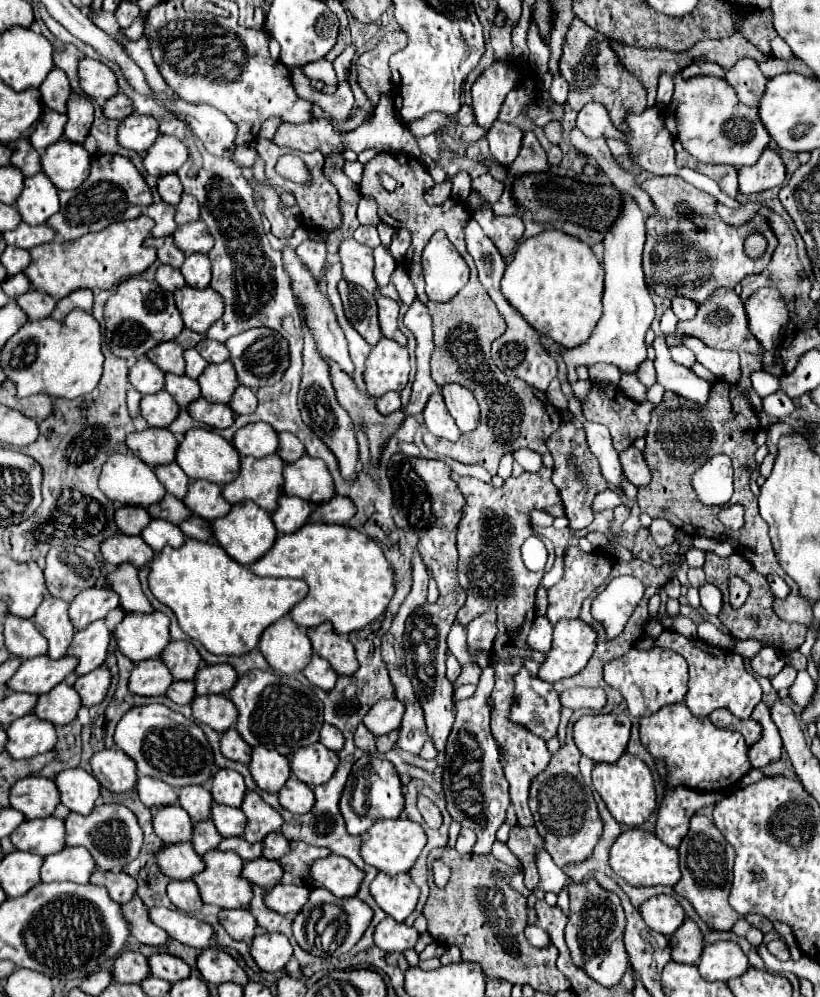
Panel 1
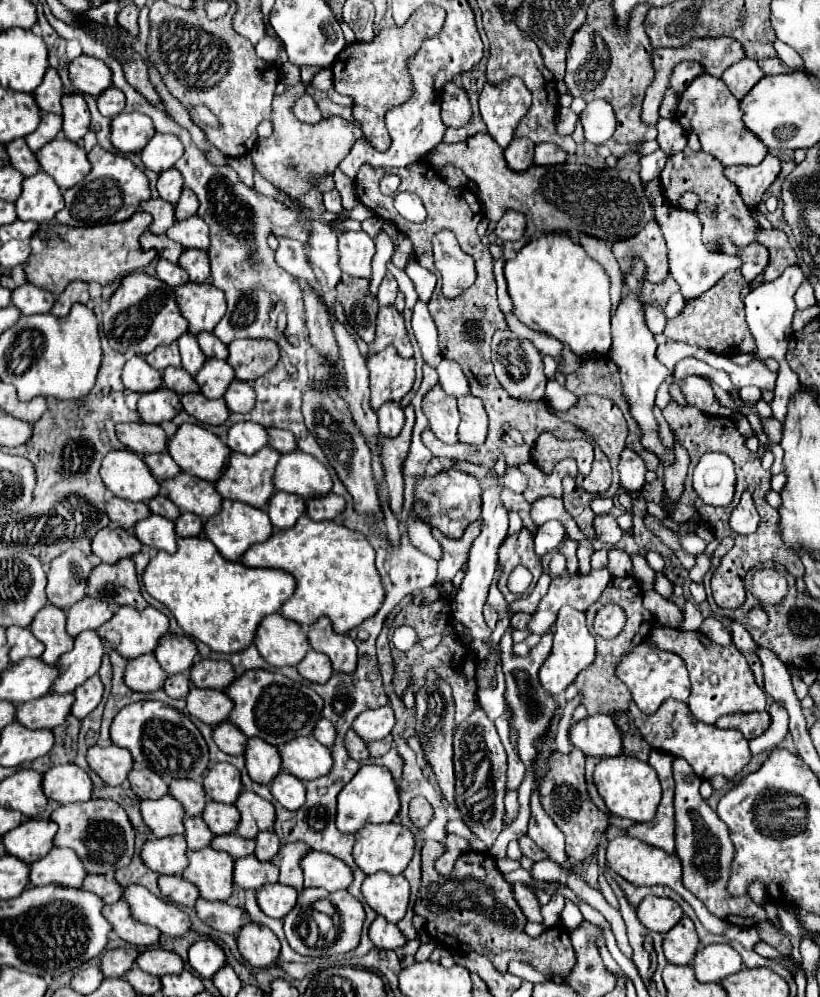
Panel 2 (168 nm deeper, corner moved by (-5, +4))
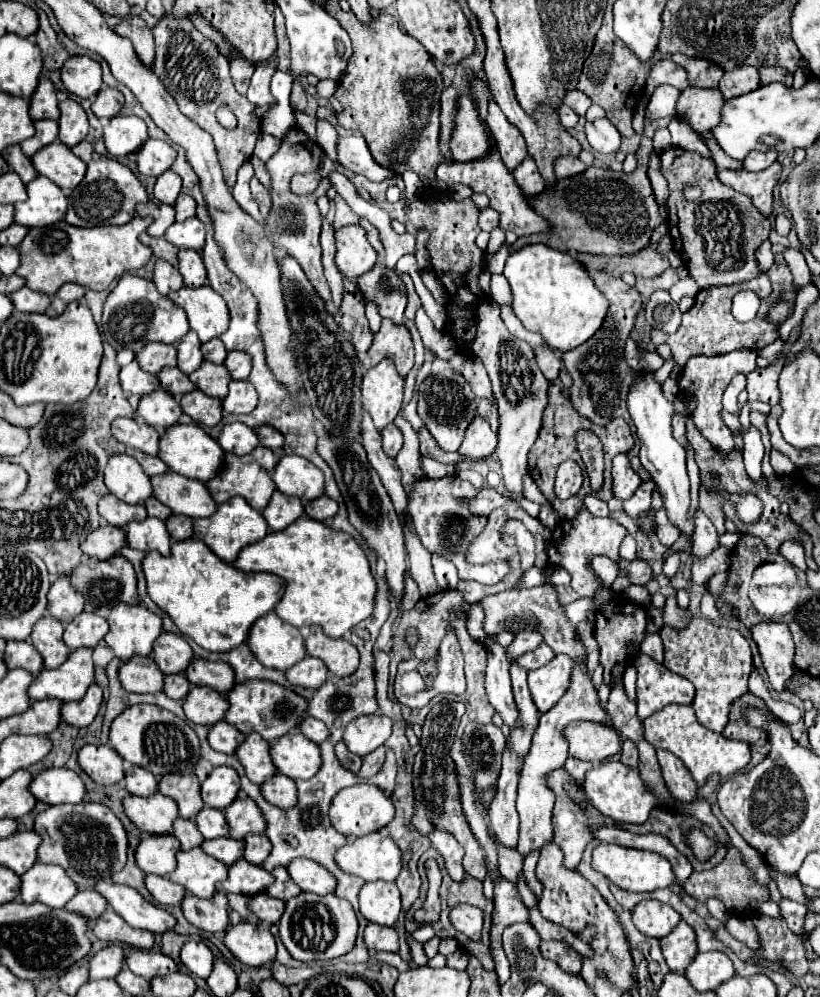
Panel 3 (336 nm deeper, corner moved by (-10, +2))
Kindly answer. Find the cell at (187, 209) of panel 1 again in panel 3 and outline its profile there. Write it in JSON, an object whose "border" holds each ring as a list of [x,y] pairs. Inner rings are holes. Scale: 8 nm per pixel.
{"border":[[[180,195],[174,203],[176,209],[176,221],[186,221],[196,215],[196,201],[190,195]]]}

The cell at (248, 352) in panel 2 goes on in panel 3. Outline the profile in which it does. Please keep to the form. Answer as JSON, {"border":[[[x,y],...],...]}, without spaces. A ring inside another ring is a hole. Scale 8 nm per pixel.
{"border":[[[230,351],[224,361],[224,367],[230,371],[232,379],[246,379],[250,375],[252,361],[250,355],[244,351]]]}

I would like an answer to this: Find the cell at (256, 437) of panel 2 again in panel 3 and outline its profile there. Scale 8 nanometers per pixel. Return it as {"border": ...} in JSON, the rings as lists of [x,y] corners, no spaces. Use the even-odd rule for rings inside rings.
{"border":[[[228,423],[224,425],[218,445],[224,451],[236,453],[236,455],[248,455],[258,445],[258,435],[244,423]]]}

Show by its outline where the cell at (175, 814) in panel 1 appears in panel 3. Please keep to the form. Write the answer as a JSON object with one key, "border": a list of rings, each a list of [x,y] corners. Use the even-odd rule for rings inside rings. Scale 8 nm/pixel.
{"border":[[[154,793],[150,797],[136,797],[126,795],[122,799],[126,817],[142,831],[150,835],[168,835],[172,833],[172,823],[178,817],[178,807],[174,805],[174,799]]]}

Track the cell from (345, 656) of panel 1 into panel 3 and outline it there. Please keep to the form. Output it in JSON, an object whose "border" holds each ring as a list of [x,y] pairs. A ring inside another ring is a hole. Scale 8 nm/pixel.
{"border":[[[310,627],[308,639],[306,639],[306,653],[312,657],[318,657],[326,663],[328,671],[336,677],[346,677],[354,673],[358,667],[358,649],[344,641],[344,639],[330,639],[326,637],[320,627]]]}

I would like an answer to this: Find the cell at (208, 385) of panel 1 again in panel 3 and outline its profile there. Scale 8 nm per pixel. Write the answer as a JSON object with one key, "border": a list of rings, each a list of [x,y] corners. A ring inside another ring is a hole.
{"border":[[[204,361],[194,373],[190,373],[192,383],[204,391],[210,397],[224,399],[228,393],[228,383],[232,381],[228,369],[224,365],[216,365],[210,361]]]}

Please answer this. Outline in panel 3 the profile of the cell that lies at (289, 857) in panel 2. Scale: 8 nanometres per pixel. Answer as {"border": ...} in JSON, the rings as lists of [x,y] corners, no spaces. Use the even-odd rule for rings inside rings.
{"border":[[[276,867],[274,873],[274,883],[266,889],[266,893],[274,899],[280,899],[280,901],[288,901],[290,897],[296,897],[300,891],[298,891],[298,885],[288,877],[288,871],[284,867]]]}

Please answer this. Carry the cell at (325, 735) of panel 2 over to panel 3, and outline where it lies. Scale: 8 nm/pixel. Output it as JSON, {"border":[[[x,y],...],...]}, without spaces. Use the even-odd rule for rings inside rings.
{"border":[[[306,717],[306,721],[302,721],[300,733],[302,733],[304,737],[308,737],[310,741],[314,741],[314,743],[322,743],[322,741],[328,737],[326,725],[324,725],[322,721],[314,719],[314,717]]]}

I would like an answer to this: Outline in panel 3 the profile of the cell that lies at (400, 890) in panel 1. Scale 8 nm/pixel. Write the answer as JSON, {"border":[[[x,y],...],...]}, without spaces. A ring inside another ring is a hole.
{"border":[[[386,881],[364,883],[358,893],[358,903],[362,917],[376,925],[394,925],[402,909],[398,887]]]}

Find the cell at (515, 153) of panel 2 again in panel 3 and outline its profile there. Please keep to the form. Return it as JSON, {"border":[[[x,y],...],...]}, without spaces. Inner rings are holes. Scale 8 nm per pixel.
{"border":[[[526,157],[524,163],[512,175],[514,175],[514,179],[516,179],[516,183],[522,189],[526,199],[532,199],[544,191],[544,181],[542,181],[532,157]]]}

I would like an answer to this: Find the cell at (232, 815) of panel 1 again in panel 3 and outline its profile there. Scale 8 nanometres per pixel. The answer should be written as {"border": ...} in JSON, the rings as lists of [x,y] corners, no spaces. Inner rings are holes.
{"border":[[[204,807],[198,815],[196,815],[196,827],[200,829],[200,833],[206,839],[216,839],[228,833],[228,825],[224,819],[224,813],[212,807]]]}

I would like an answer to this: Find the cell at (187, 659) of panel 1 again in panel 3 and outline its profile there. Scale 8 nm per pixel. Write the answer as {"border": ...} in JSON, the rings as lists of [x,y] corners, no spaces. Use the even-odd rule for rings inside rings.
{"border":[[[162,631],[160,637],[154,641],[152,659],[156,661],[160,671],[168,671],[170,675],[184,671],[186,665],[190,665],[192,657],[194,657],[194,653],[192,653],[190,645],[184,641],[184,637],[176,635],[176,633]]]}

